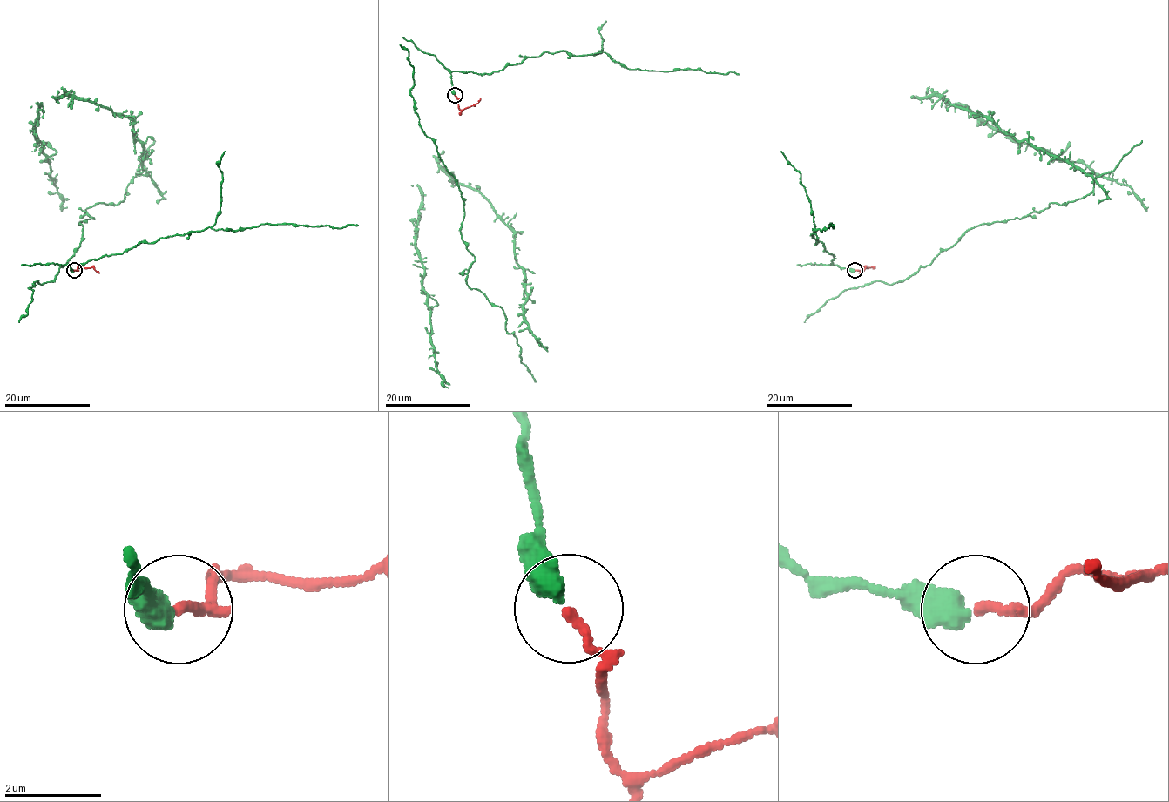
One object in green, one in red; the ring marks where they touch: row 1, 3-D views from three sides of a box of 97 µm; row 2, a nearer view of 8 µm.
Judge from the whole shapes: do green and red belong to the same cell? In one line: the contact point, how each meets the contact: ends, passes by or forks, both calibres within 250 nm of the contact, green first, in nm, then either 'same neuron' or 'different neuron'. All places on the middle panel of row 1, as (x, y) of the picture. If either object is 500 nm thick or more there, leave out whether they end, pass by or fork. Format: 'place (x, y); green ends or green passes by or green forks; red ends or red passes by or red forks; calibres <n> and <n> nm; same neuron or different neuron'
place (455, 95); calibres 500 and 200 nm; same neuron

